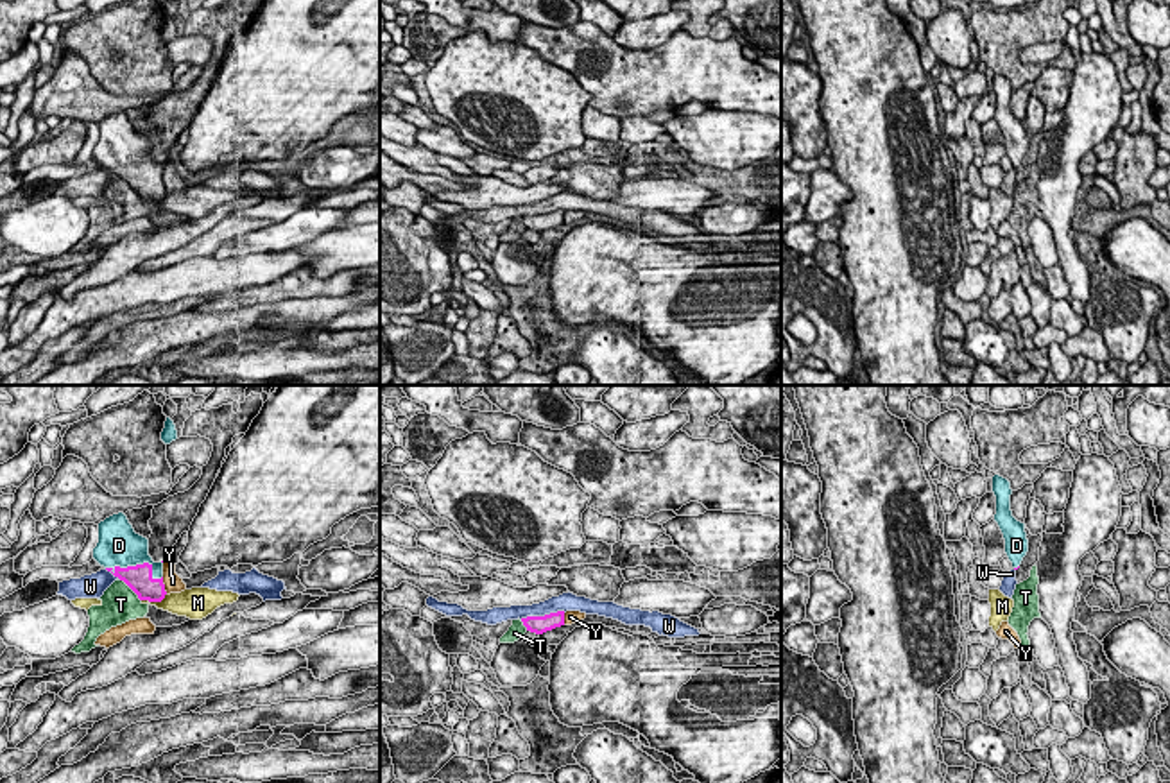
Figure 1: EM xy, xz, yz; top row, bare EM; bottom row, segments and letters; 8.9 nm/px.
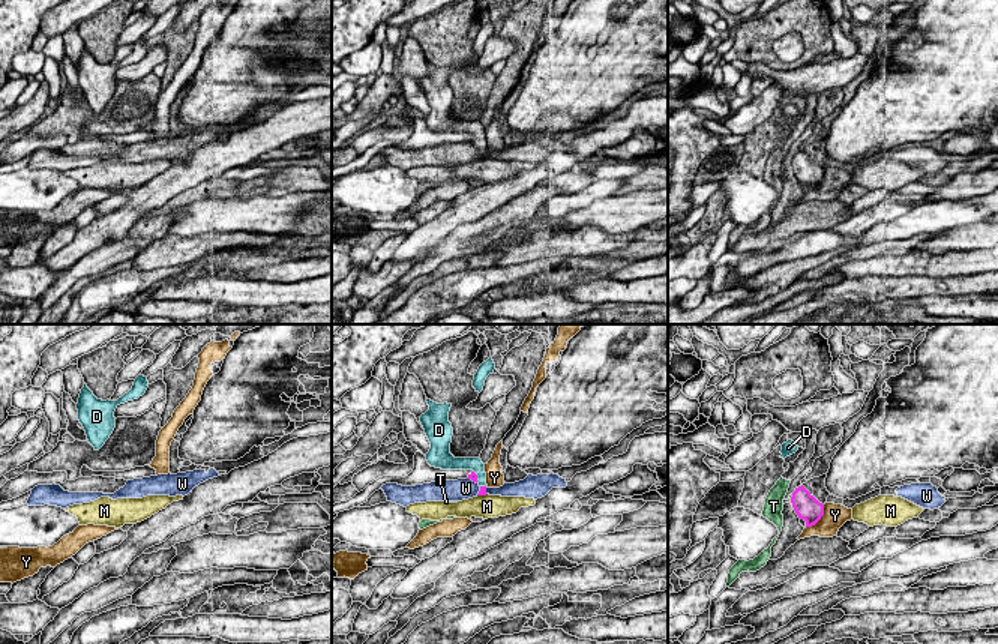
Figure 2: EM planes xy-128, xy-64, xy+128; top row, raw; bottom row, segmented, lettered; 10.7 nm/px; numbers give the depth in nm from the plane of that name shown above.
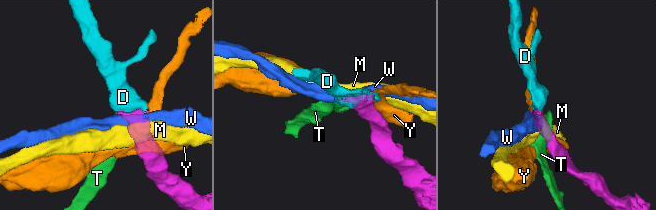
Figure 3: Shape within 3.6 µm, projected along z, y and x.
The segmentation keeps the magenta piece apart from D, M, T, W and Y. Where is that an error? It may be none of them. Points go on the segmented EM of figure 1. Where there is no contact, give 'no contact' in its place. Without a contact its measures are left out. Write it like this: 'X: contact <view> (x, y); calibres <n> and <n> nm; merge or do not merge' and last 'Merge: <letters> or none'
D: contact xy (138, 565); calibres 240 and 380 nm; merge
M: contact xy (154, 601); calibres 220 and 220 nm; do not merge
T: contact xy (131, 588); calibres 240 and 320 nm; do not merge
W: contact xz (541, 617); calibres 160 and 160 nm; do not merge
Y: contact xy (163, 586); calibres 240 and 160 nm; do not merge
Merge: D

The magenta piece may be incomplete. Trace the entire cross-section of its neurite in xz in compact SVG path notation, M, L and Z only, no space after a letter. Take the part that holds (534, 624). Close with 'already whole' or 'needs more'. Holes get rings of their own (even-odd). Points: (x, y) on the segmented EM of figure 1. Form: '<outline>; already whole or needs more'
M564 611L550 613L545 616L527 616L521 618L521 622L527 627L527 631L543 634L546 631L564 625Z; already whole

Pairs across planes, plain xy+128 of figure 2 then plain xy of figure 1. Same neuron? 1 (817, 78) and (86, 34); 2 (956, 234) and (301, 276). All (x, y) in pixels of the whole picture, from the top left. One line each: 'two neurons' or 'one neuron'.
1: two neurons
2: one neuron

